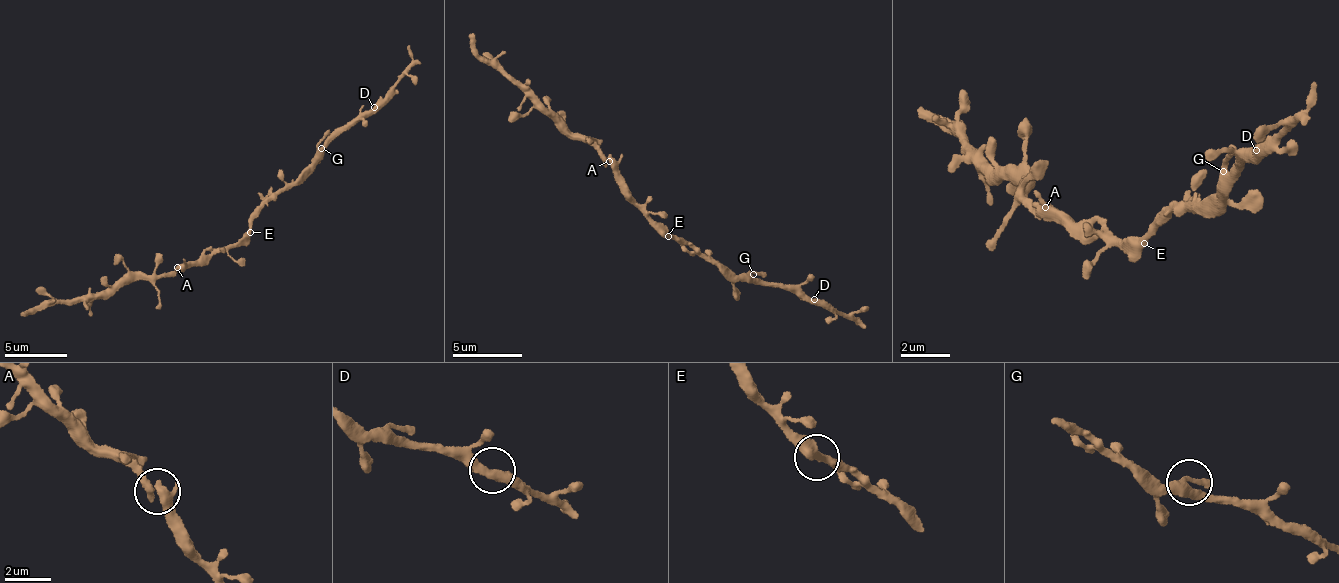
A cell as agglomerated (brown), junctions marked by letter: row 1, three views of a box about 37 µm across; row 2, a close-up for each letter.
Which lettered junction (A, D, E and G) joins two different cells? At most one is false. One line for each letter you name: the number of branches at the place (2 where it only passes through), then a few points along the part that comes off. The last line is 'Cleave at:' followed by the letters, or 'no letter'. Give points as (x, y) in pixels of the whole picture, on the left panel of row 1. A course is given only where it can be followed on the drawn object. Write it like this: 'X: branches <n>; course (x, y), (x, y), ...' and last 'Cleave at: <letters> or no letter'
Cleave at: no letter

